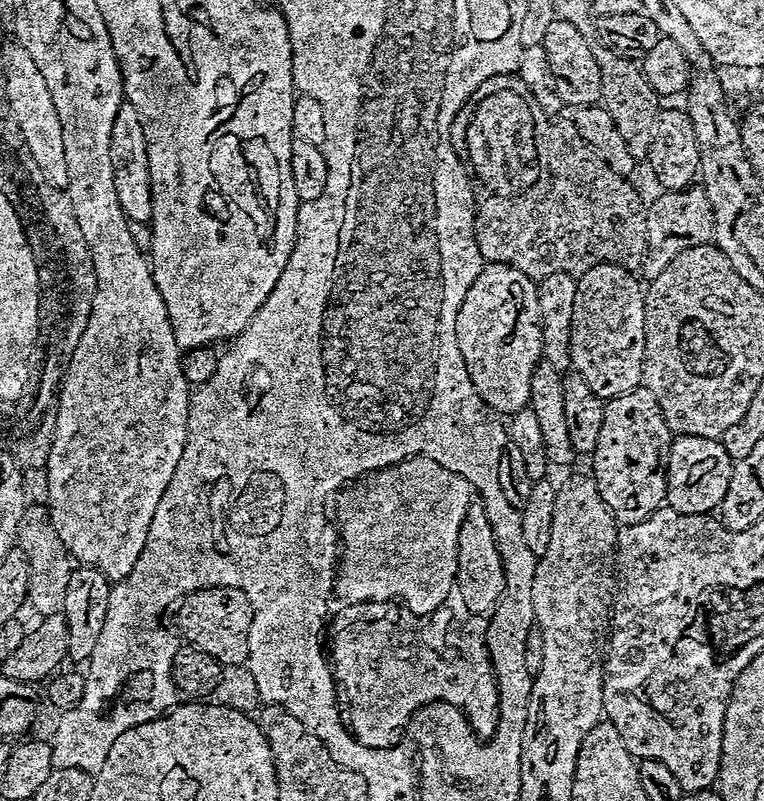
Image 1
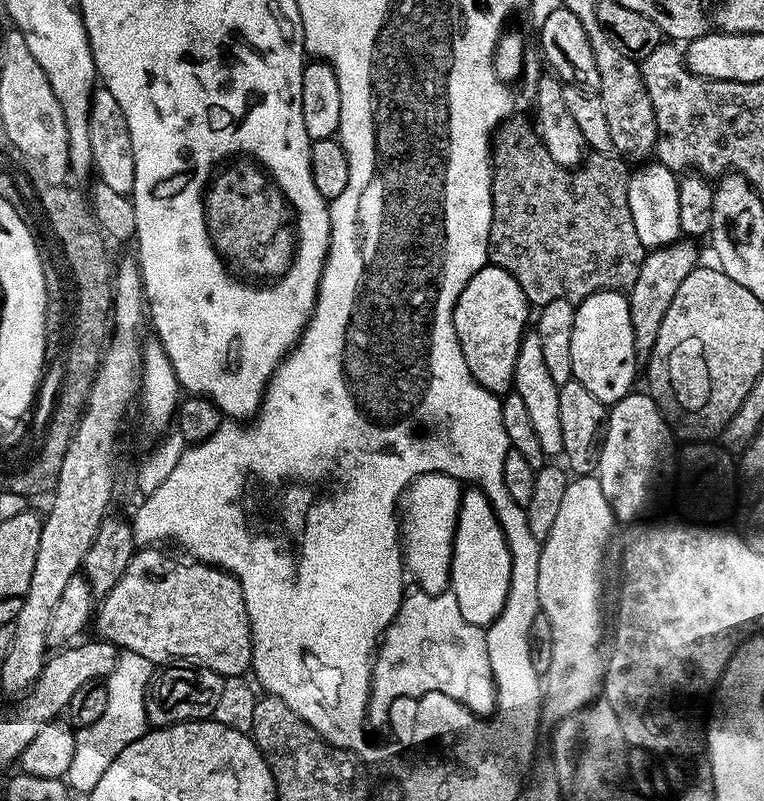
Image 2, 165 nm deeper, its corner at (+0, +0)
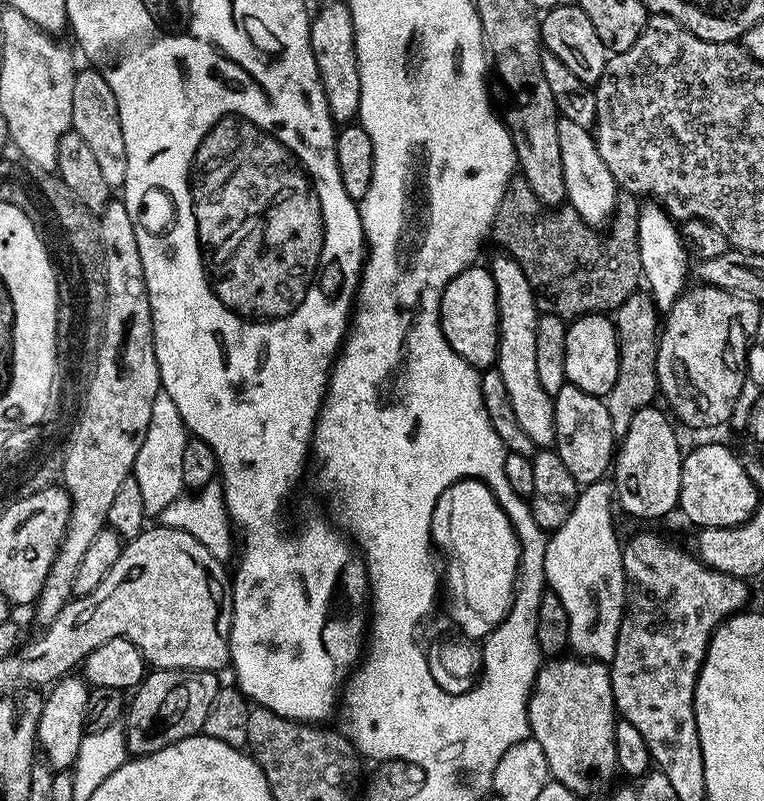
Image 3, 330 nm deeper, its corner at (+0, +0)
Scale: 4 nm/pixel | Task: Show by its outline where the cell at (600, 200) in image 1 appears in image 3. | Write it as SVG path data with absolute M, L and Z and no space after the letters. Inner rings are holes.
M516 178L504 192L490 236L496 239L497 249L518 262L522 274L526 274L541 313L560 316L565 322L592 312L612 314L642 284L638 242L641 205L637 197L621 195L616 214L603 232L582 222L573 208L542 210L534 190L523 178Z

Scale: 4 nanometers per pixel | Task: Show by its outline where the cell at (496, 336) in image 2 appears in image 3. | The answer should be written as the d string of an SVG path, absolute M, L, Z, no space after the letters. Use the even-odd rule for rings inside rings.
M470 266L444 287L440 299L440 329L448 345L473 368L488 370L495 365L500 323L494 278L487 267Z

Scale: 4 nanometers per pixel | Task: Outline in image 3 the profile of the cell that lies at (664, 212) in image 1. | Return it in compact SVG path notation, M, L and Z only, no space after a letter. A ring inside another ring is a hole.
M647 291L632 293L614 313L618 338L618 382L608 391L606 403L610 410L612 431L623 437L638 410L649 407L660 391L658 382L658 346L662 328L662 316Z

